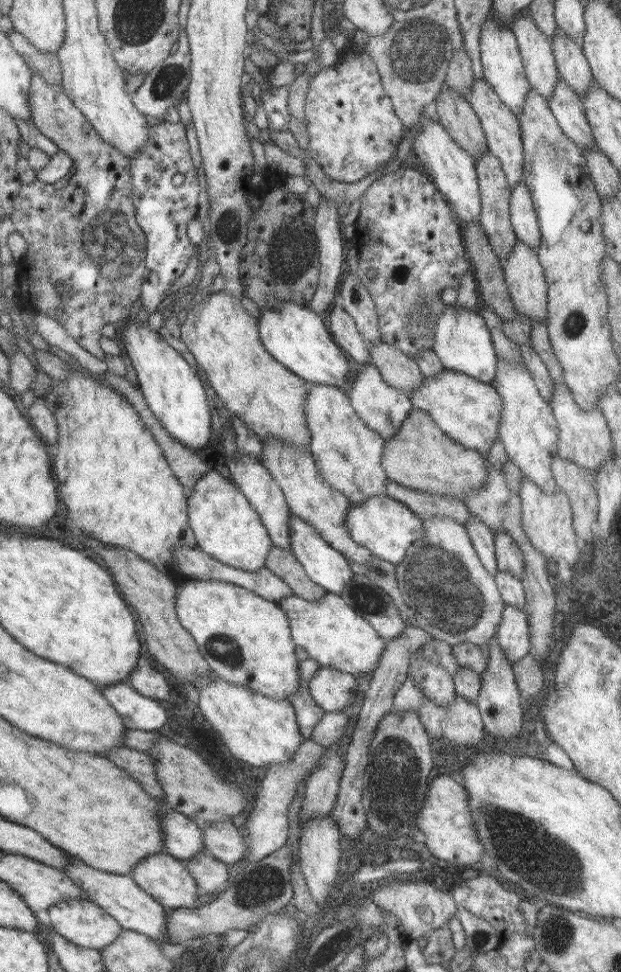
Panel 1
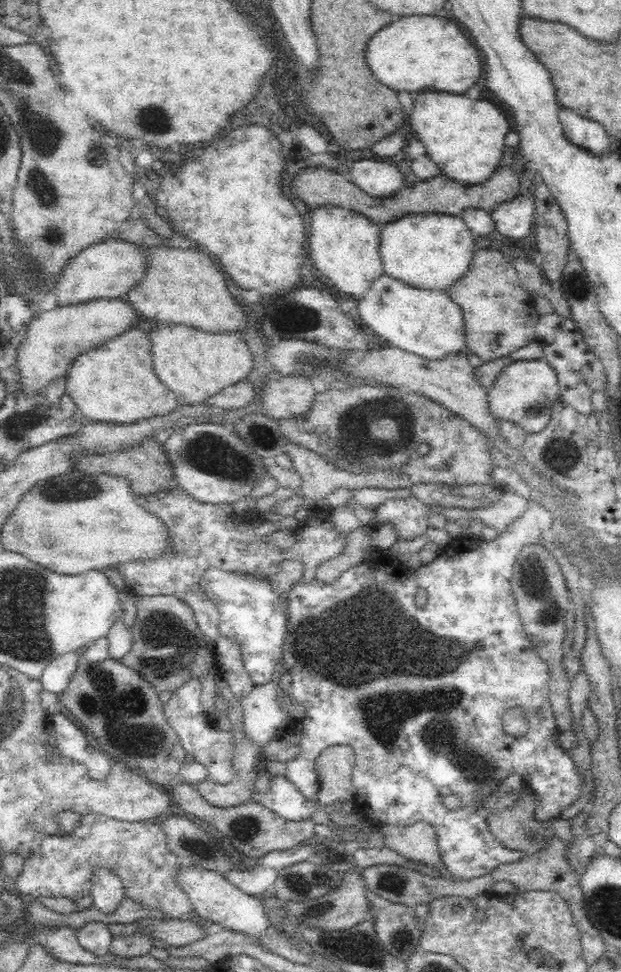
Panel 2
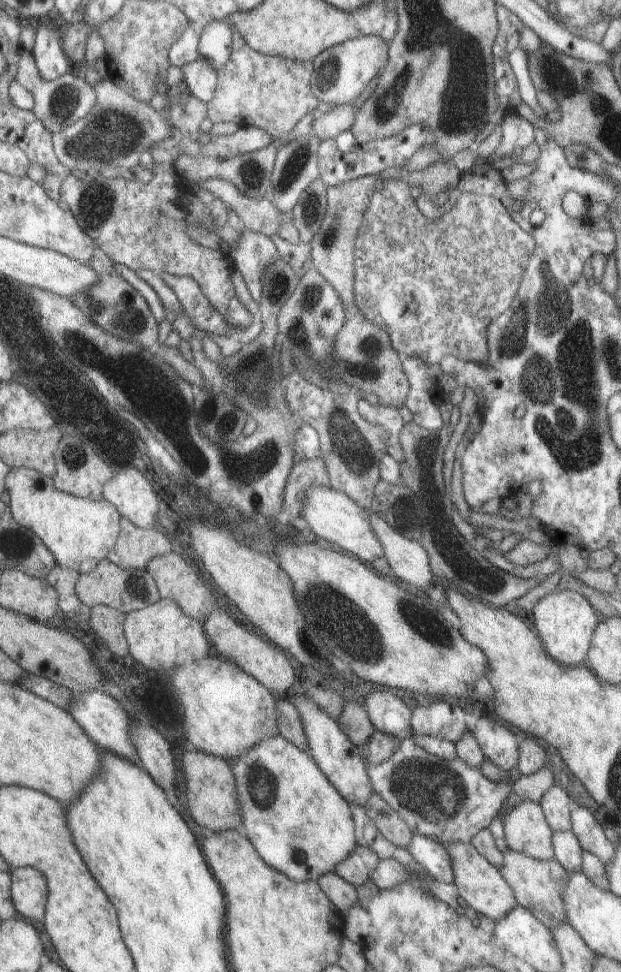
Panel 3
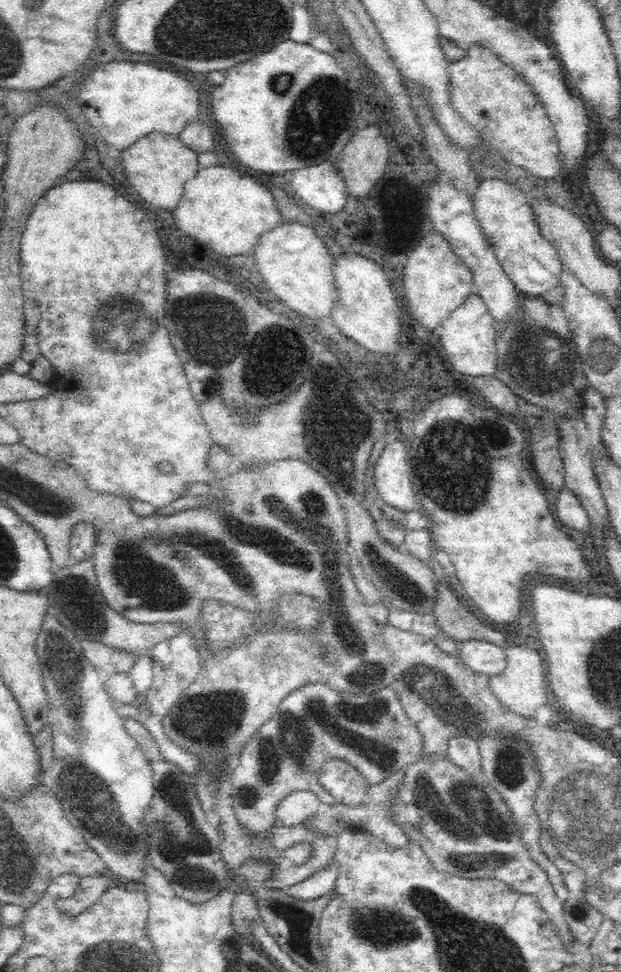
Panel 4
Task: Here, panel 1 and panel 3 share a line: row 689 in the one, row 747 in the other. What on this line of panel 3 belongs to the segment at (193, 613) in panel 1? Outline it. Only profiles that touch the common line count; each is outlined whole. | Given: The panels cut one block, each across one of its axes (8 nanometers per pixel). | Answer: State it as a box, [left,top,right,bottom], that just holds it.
[231,734,359,882]

